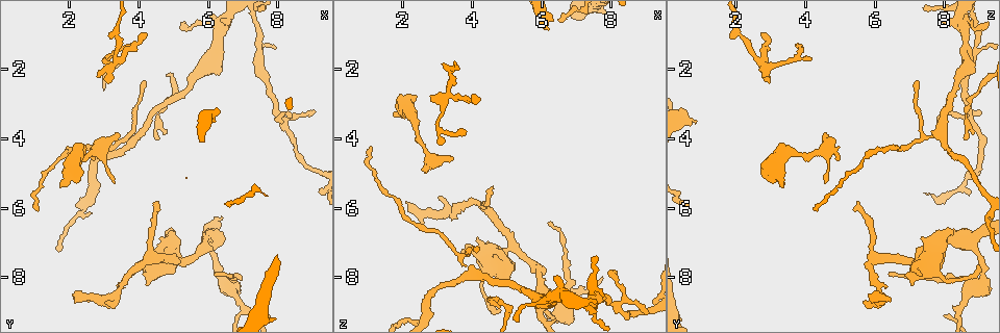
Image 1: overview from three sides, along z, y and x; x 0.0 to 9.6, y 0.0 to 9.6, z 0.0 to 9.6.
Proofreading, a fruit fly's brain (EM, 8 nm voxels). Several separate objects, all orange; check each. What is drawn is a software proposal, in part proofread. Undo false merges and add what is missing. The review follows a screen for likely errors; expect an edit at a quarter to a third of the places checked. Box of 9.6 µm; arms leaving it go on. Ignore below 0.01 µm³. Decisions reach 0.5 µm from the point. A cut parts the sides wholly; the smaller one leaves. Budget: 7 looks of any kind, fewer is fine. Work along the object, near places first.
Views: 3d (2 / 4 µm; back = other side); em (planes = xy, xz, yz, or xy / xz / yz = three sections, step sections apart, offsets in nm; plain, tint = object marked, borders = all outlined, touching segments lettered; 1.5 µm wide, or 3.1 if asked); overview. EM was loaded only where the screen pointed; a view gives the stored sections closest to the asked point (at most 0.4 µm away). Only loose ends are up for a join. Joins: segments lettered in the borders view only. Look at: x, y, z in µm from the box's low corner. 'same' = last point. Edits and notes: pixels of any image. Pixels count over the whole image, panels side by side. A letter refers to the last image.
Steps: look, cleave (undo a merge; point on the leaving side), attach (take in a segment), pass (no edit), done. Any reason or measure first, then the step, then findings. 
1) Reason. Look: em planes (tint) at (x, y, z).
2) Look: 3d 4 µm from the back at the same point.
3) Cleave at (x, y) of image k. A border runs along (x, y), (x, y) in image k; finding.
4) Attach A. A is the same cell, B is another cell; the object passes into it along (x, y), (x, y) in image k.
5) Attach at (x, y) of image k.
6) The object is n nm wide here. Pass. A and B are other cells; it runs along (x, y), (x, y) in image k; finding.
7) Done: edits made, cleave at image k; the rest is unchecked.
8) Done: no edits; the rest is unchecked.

Branch stops here. Look: em xy step 4 (borders) at (4.60, 4.00, 8.60).

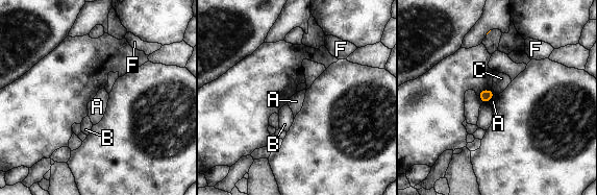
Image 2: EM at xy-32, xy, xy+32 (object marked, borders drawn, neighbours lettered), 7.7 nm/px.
Another direction. Look: em planes (borders) at the same point.

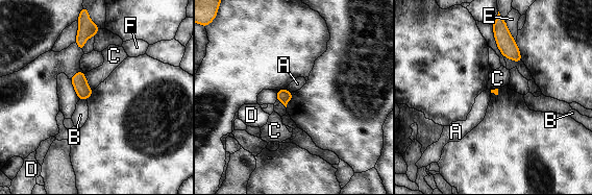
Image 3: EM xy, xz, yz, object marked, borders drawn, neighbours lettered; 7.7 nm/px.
Pass. A, B, C, D, E and F are other cells; no lettered segment goes on from it.

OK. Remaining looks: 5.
Branch stops here. Look: 3d 2 µm at (2.05, 8.50, 5.80).

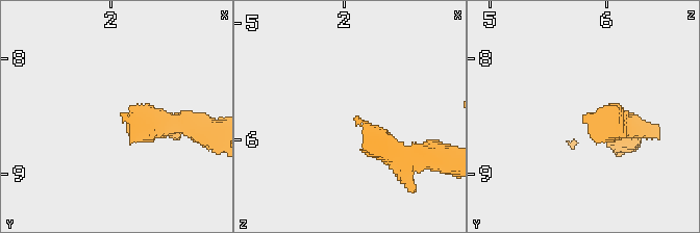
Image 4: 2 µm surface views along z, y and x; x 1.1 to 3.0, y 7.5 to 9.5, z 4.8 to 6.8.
Need the tissue. Look: em planes (borders) at (2.10, 8.46, 5.84).

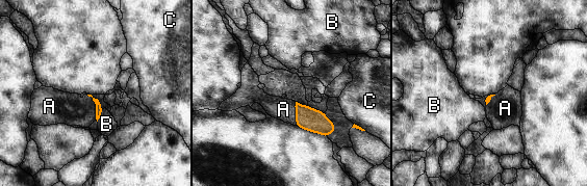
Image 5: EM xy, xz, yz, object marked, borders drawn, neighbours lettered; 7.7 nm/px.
Attach A. A is the same cell, B and C are other cells; the neuron continues.

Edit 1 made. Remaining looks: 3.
Look: overview.

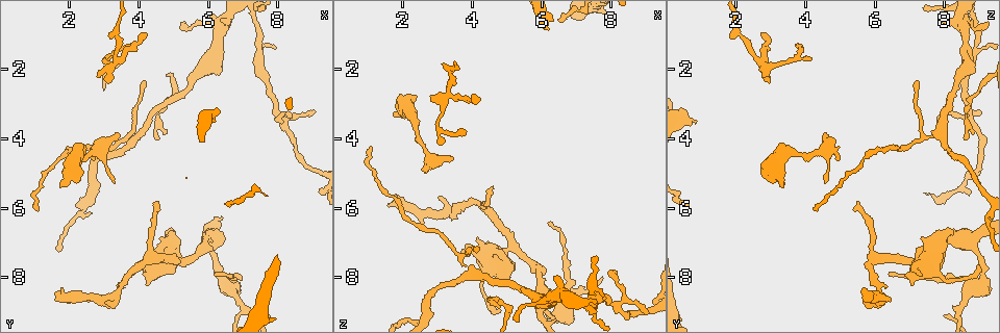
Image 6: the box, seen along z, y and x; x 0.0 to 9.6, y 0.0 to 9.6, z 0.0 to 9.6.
Thin end. Look: 3d 2 µm from the back at (3.80, 1.30, 3.90).

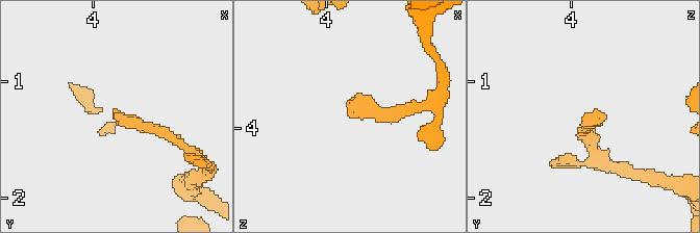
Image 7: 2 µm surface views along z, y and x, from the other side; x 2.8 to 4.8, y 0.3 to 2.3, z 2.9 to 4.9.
Look: em planes (borders) at (3.82, 1.28, 3.86).

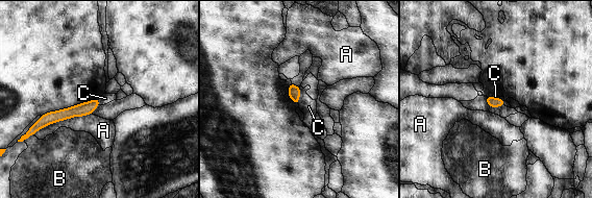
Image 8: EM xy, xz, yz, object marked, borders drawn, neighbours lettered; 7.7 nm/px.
Pass. A, B and C are other cells; no lettered segment goes on from it.

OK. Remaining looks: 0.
Done: edits made, attach at image 5; the rest is unchecked.

